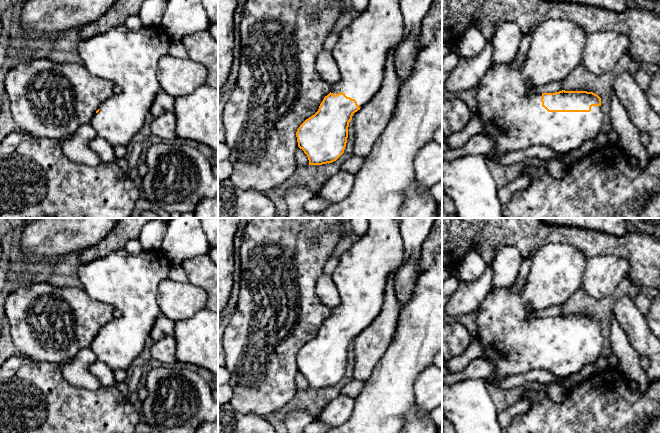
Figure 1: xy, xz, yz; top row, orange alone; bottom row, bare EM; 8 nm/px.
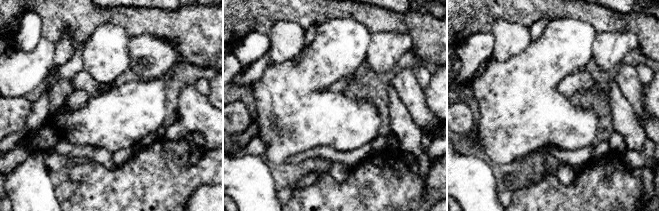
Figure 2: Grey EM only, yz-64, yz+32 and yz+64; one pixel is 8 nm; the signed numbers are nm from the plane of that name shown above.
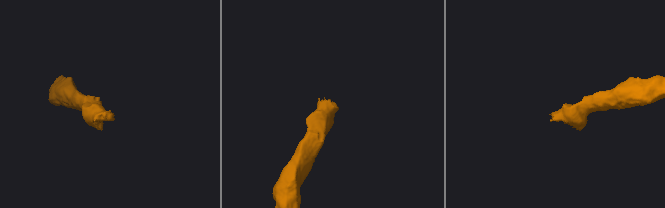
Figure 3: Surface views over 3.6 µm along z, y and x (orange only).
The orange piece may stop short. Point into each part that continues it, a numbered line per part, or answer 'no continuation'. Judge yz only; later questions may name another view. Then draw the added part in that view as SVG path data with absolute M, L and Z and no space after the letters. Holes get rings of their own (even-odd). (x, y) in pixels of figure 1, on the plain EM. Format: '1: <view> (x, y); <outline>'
1: yz (509, 328); M550 243L546 244L543 247L541 247L536 254L532 258L532 264L529 271L529 274L526 278L526 283L524 286L524 289L521 293L511 293L509 291L510 287L506 288L497 288L494 287L489 294L486 296L480 307L476 310L477 313L477 326L478 326L478 334L477 337L480 339L481 342L481 348L482 348L482 355L487 360L491 361L494 366L495 370L494 372L486 379L487 383L490 383L494 386L501 380L503 380L506 377L520 375L528 373L532 370L536 369L545 369L555 376L558 377L567 377L572 374L575 374L579 372L581 369L583 369L586 365L590 363L594 363L601 355L602 347L603 347L603 334L601 330L592 330L590 336L548 336L543 330L541 326L542 317L538 315L538 312L553 307L555 305L562 305L565 303L577 290L580 289L581 282L582 282L582 276L585 269L585 264L587 261L587 257L578 249L575 247L568 245L568 244L555 244Z

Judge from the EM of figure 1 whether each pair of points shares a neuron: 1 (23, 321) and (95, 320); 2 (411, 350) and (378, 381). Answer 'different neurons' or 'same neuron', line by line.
1: same neuron
2: same neuron

